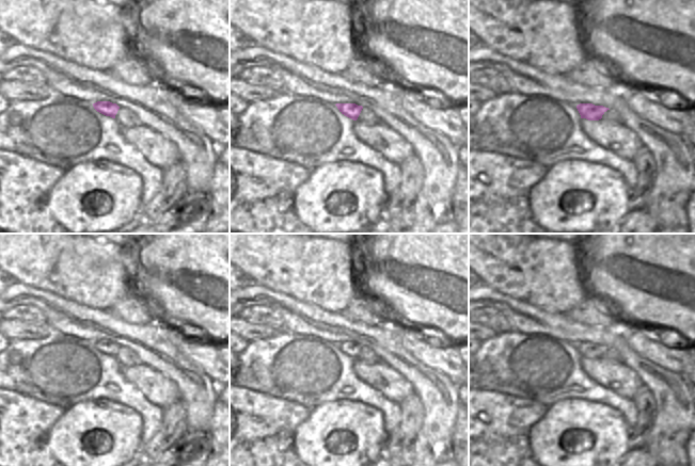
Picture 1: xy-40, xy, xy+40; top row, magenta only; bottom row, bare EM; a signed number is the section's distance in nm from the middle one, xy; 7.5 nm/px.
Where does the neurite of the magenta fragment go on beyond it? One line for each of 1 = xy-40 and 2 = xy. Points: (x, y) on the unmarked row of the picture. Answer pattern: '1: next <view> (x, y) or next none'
1: next none
2: next none

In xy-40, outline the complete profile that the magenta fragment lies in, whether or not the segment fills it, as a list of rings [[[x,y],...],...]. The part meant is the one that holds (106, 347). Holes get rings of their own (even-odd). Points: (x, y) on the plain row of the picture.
[[[97,340],[93,342],[93,346],[97,351],[112,357],[115,357],[115,354],[120,348],[116,342],[112,342],[110,340]]]

